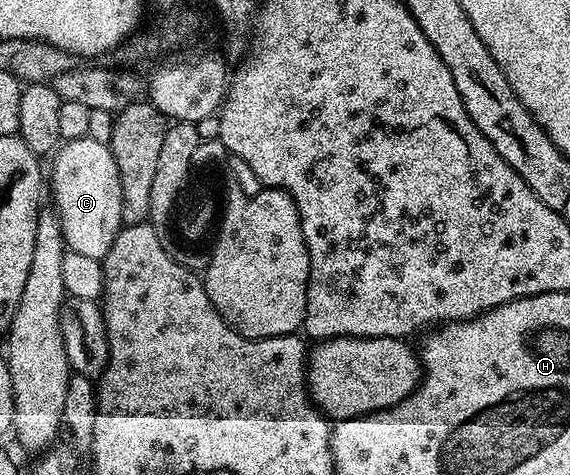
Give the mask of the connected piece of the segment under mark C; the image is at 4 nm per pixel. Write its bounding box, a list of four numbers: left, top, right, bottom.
[48,136,122,261]

